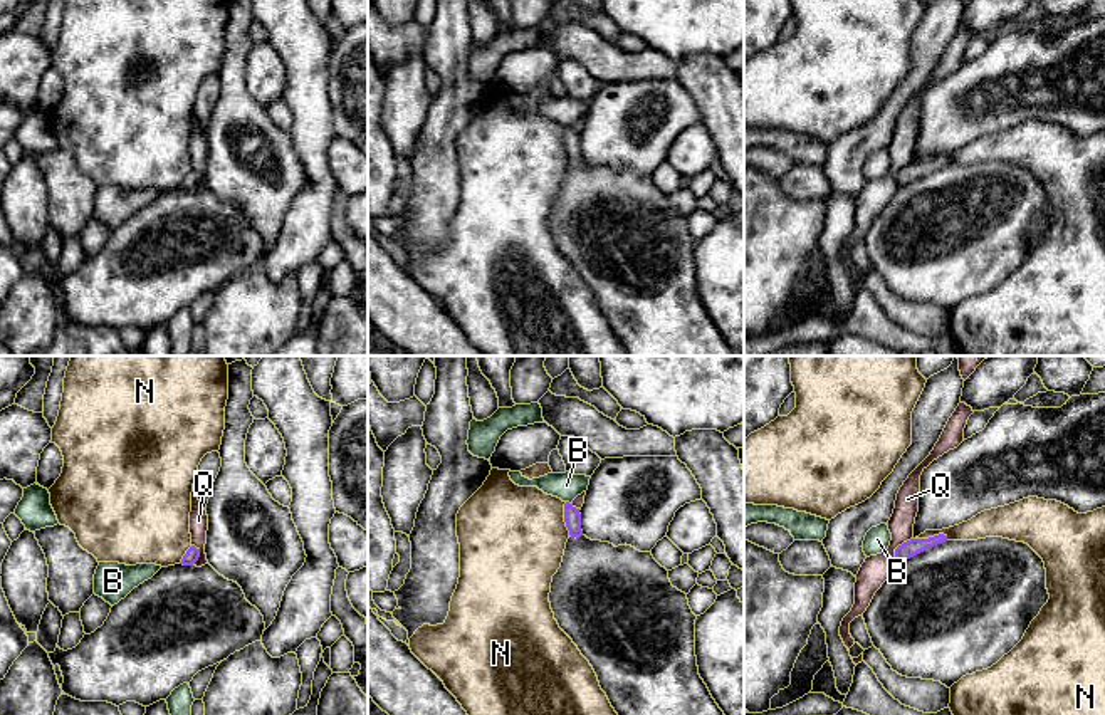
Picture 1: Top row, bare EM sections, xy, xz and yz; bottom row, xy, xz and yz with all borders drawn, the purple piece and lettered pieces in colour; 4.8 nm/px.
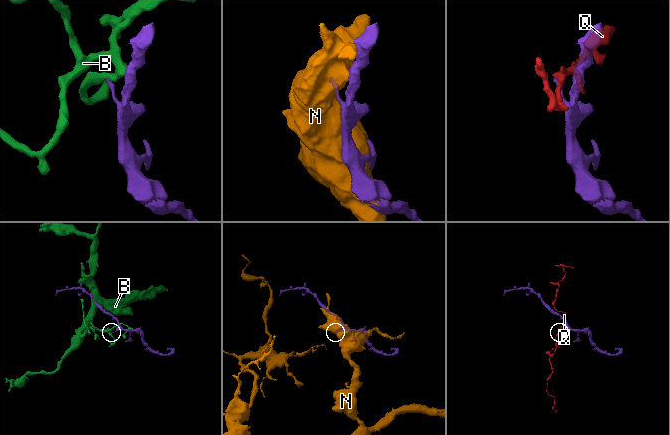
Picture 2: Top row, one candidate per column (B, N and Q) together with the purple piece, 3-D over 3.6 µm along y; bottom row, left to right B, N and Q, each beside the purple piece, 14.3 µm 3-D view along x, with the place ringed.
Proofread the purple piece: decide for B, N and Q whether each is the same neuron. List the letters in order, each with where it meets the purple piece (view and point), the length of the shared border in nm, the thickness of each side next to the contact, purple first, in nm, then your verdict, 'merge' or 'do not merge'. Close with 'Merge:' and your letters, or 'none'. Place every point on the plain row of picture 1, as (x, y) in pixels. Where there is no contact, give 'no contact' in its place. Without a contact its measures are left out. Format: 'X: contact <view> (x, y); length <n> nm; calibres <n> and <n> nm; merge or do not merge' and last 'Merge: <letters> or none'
B: contact xz (568, 126); length 30 nm; calibres 80 and 130 nm; do not merge
N: contact yz (931, 161); length 160 nm; calibres 80 and 120 nm; do not merge
Q: contact yz (897, 172); length 140 nm; calibres 80 and 140 nm; do not merge
Merge: none

